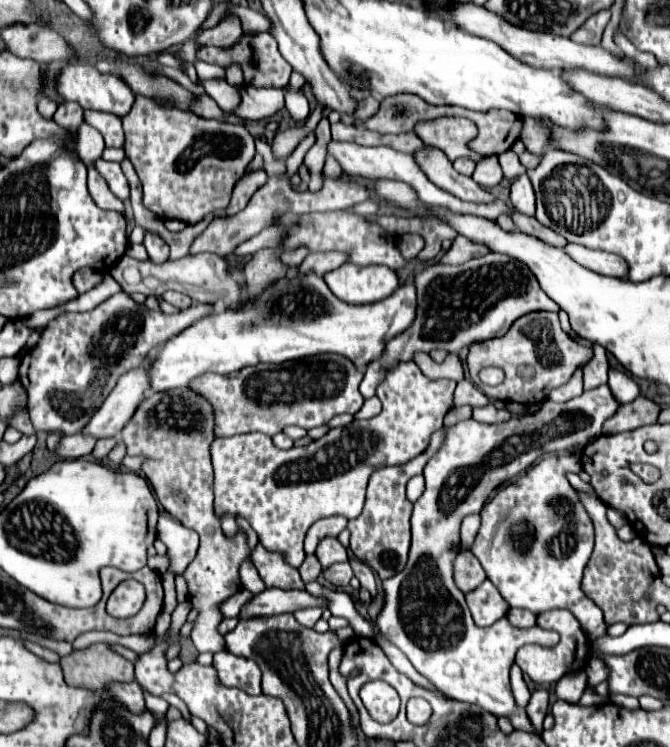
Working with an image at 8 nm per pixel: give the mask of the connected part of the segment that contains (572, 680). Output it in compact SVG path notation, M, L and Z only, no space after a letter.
M575 671L575 673L569 673L569 675L565 675L563 679L557 681L555 695L557 695L557 699L577 703L581 699L585 687L587 687L585 671Z

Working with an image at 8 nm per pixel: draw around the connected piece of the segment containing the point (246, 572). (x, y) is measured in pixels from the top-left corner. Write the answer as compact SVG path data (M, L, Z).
M243 561L241 567L239 567L239 573L241 573L241 583L247 591L251 593L261 593L265 589L259 573L253 569L253 563L251 561Z

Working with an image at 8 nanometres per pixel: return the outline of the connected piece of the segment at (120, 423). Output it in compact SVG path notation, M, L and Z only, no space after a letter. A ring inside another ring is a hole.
M147 365L125 373L125 377L117 381L115 389L101 405L101 409L91 417L89 425L83 429L83 435L93 435L97 439L119 435L125 423L133 417L139 403L145 399L147 377Z

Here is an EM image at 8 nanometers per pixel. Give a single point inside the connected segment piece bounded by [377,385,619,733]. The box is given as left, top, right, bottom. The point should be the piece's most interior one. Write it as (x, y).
(424, 614)

